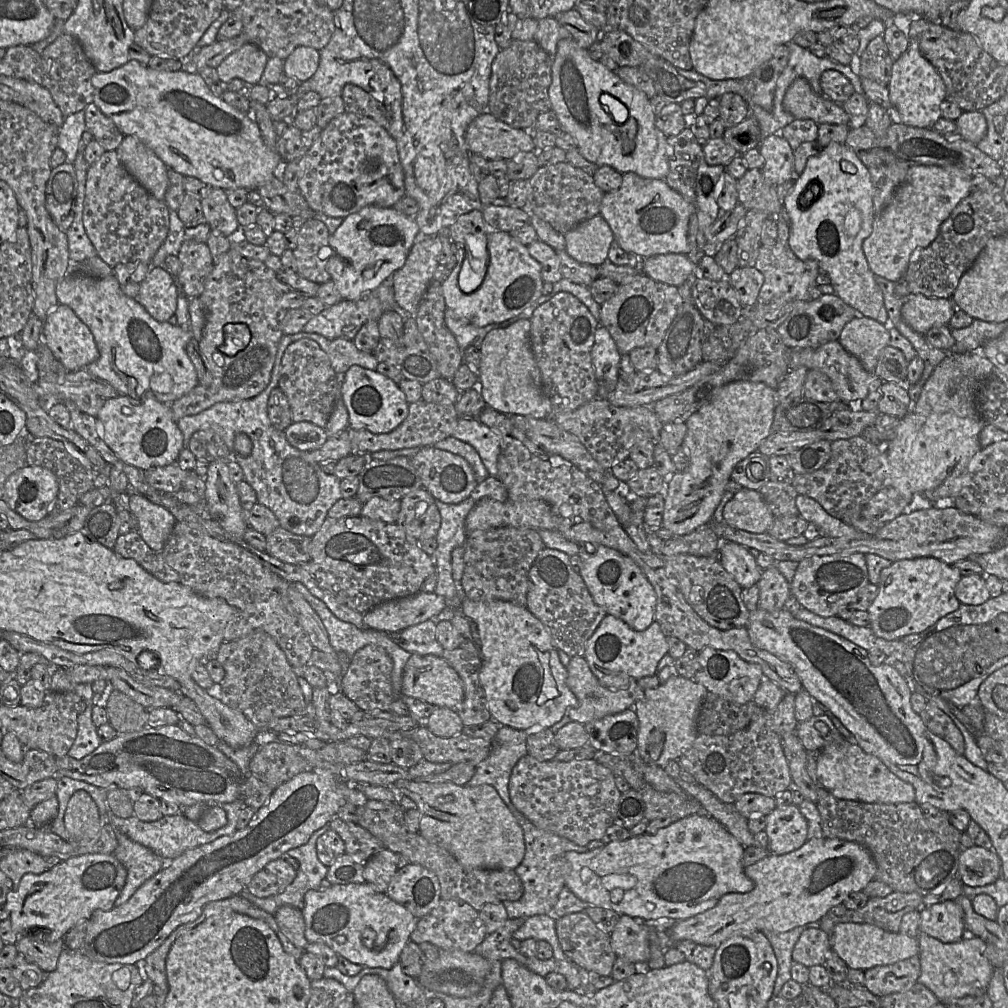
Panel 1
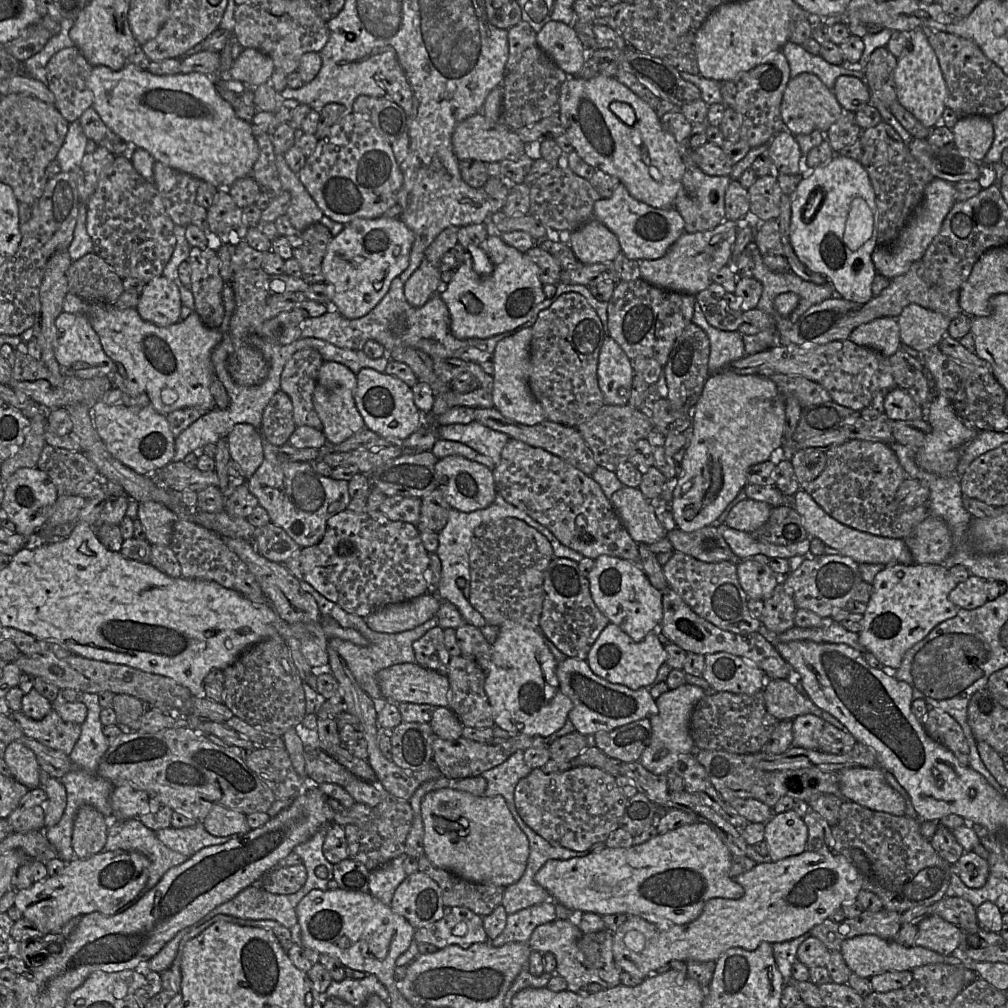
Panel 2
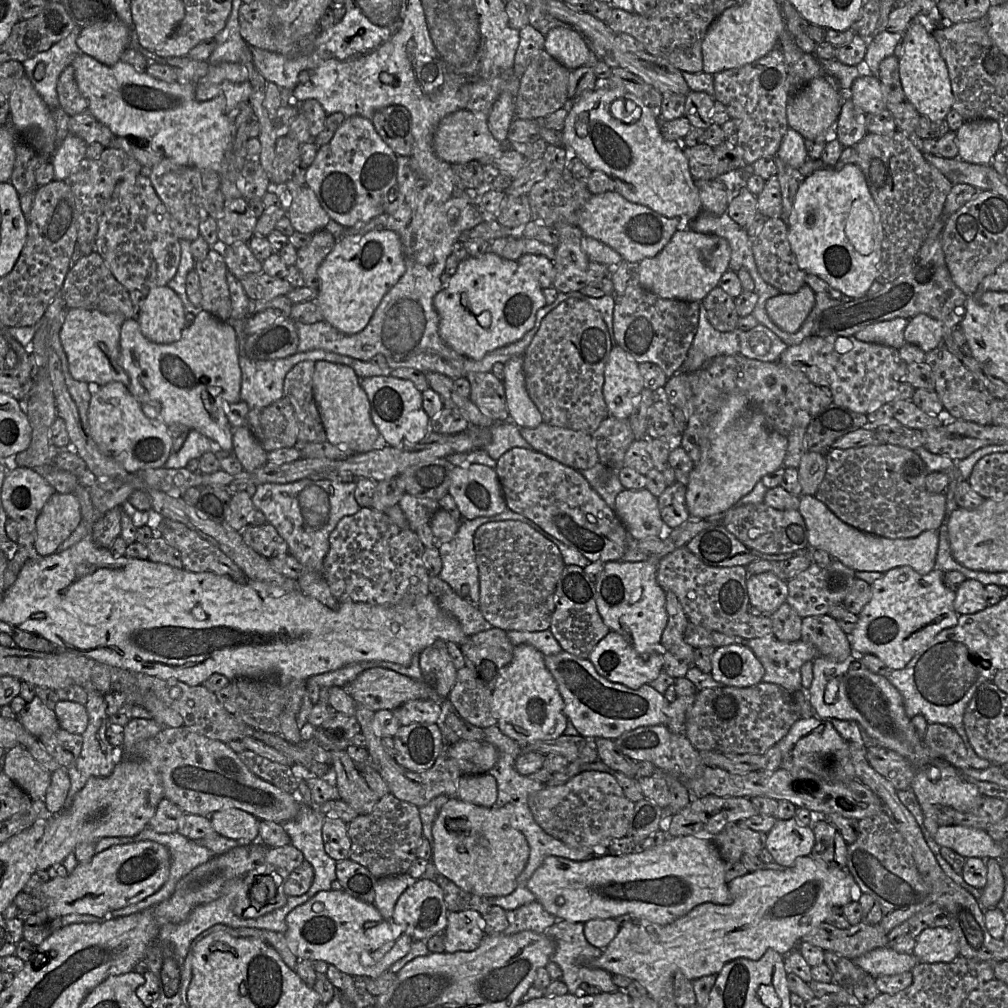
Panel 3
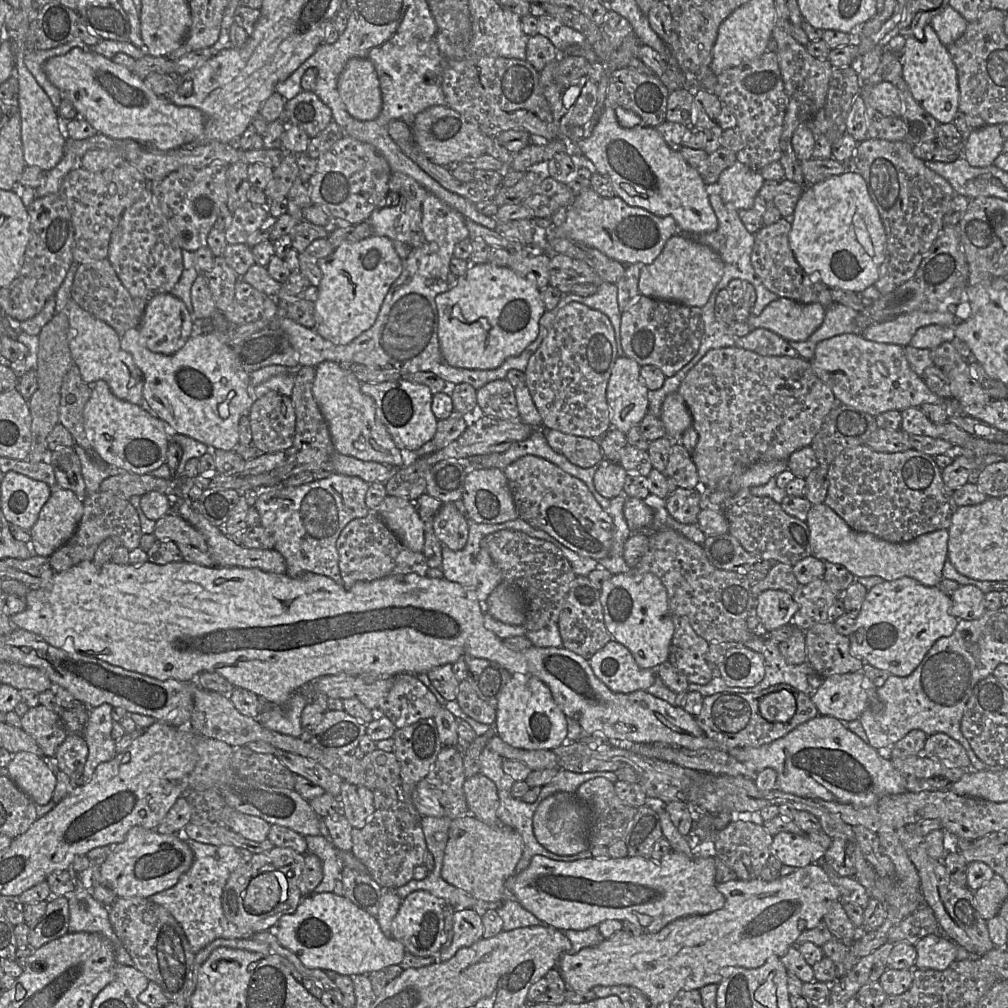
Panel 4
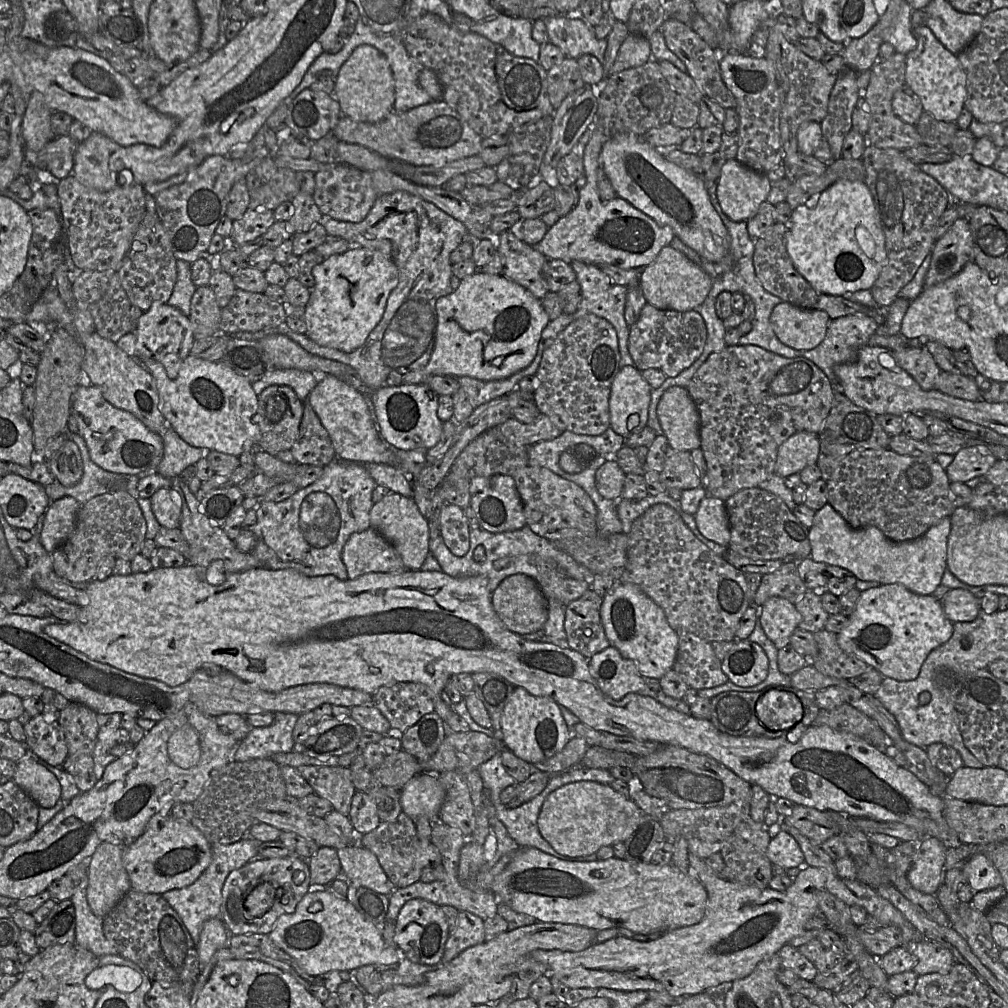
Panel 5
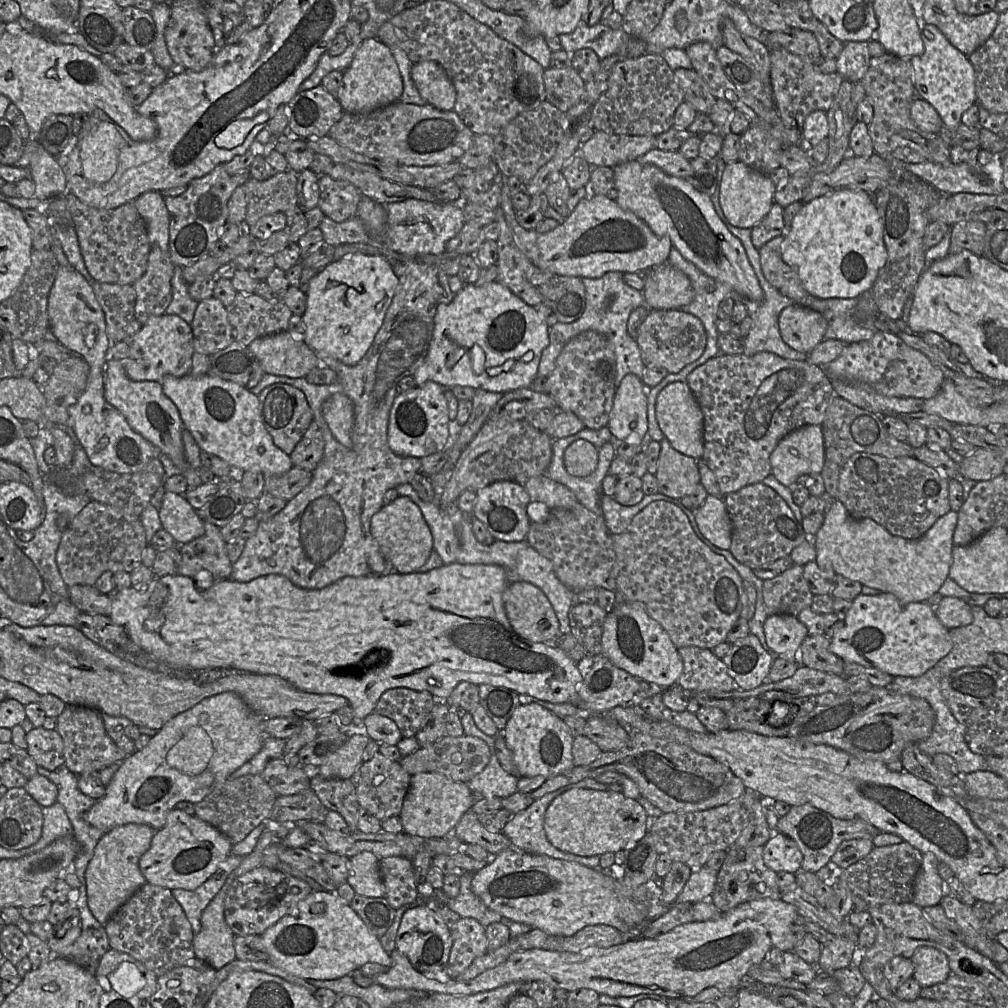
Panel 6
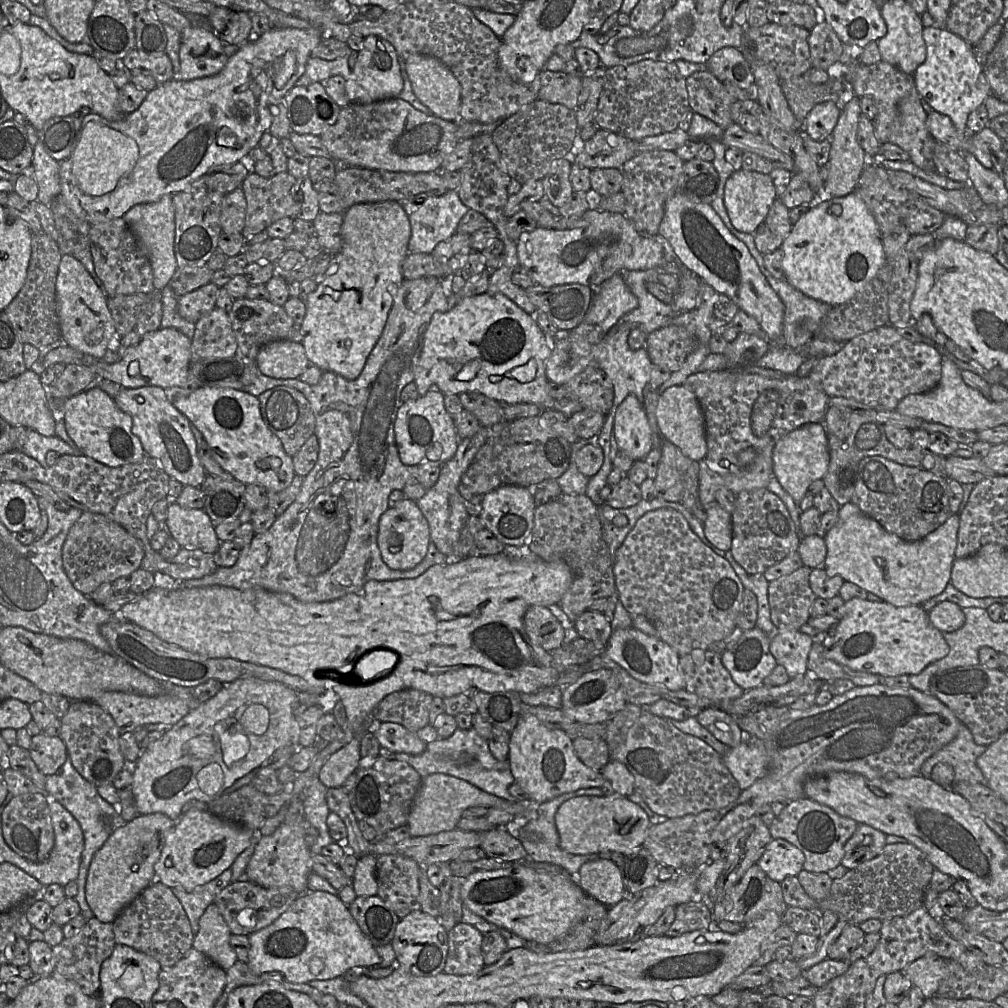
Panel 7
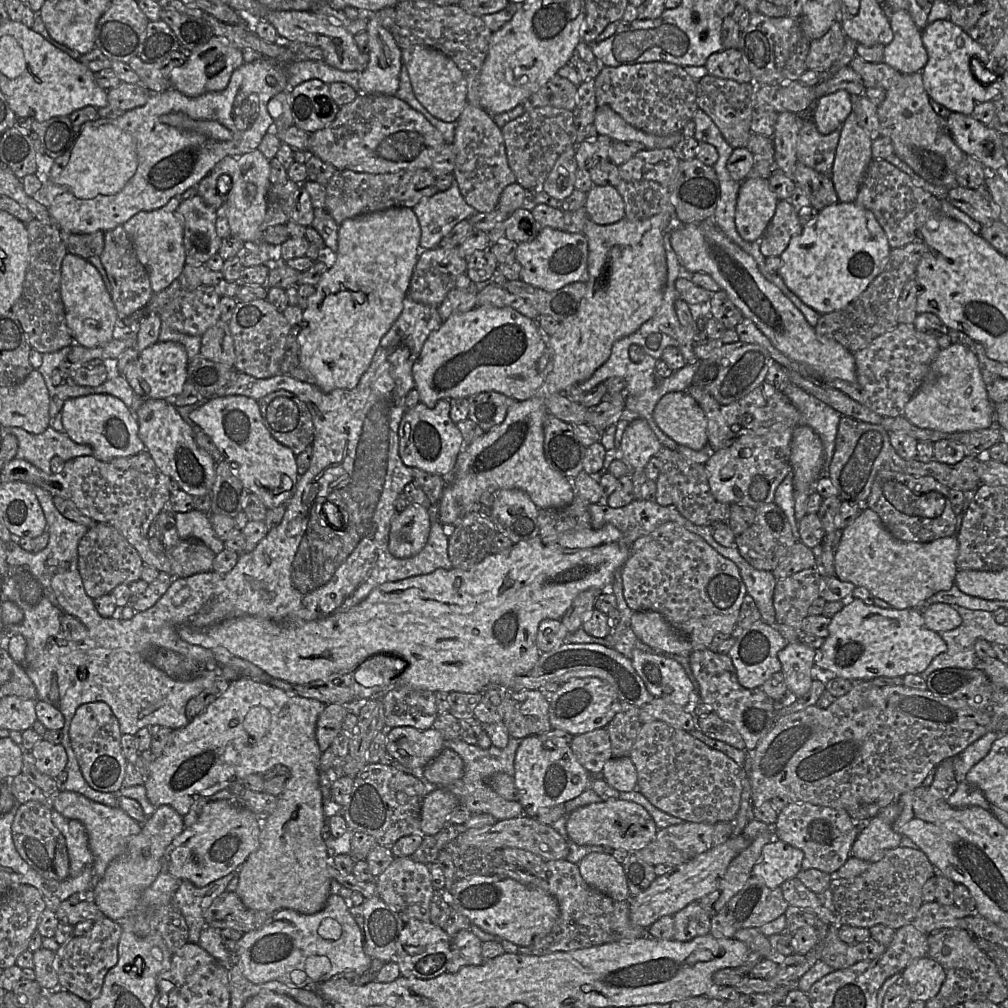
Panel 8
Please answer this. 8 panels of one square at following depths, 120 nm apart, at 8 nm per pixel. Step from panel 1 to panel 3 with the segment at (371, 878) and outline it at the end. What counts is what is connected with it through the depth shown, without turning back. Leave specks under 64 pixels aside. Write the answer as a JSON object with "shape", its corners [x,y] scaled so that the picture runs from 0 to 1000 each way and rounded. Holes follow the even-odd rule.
{"shape":[[[405,866],[374,872],[371,898],[380,911],[389,912],[395,891],[409,877],[410,870]]]}

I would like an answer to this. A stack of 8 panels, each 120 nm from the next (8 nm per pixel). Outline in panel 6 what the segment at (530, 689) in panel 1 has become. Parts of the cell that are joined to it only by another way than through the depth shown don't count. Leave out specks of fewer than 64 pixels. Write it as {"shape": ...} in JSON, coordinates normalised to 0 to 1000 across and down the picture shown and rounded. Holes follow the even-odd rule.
{"shape":[[[534,695],[516,698],[503,715],[500,724],[494,724],[494,727],[499,728],[516,771],[551,770],[559,768],[570,760],[567,749],[569,731],[566,729],[564,721],[557,711],[538,700]]]}

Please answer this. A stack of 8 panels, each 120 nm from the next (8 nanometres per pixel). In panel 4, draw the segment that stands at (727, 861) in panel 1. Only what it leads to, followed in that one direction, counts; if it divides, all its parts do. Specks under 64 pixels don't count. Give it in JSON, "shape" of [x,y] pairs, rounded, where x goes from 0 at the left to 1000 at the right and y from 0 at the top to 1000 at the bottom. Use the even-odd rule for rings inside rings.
{"shape":[[[665,844],[655,853],[648,853],[646,850],[621,849],[619,851],[584,851],[571,853],[567,855],[553,854],[539,848],[530,848],[525,859],[514,867],[509,868],[501,876],[501,889],[507,884],[511,893],[513,893],[522,903],[530,907],[542,918],[561,923],[580,923],[582,921],[593,919],[601,913],[625,914],[631,919],[635,919],[639,926],[652,926],[664,916],[683,909],[701,908],[715,902],[719,897],[719,890],[712,884],[709,871],[709,850],[706,849],[688,849],[683,850],[677,846]]]}

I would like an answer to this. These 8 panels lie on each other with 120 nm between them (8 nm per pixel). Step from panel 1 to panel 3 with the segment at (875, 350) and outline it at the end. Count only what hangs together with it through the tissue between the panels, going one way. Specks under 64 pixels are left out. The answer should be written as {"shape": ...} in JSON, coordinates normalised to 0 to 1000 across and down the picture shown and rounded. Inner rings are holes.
{"shape":[[[887,315],[862,322],[847,333],[852,338],[875,341],[891,347],[899,340],[897,327],[900,321],[899,315]]]}

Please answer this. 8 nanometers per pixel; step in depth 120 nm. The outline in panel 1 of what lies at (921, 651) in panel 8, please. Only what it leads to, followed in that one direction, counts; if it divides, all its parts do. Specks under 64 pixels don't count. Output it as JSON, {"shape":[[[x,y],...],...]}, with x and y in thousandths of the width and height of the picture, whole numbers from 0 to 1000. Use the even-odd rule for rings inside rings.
{"shape":[[[927,553],[885,558],[873,567],[870,591],[860,604],[862,622],[869,631],[879,635],[916,627],[950,604],[953,598],[947,591],[947,582],[953,572],[947,562]]]}

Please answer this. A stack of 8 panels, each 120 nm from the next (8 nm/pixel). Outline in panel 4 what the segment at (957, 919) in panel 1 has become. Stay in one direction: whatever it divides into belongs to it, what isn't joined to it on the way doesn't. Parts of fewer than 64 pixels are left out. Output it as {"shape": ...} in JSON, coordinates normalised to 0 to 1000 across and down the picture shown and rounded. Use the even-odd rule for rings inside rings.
{"shape":[[[934,925],[917,929],[908,940],[911,961],[938,962],[950,952],[950,938]]]}

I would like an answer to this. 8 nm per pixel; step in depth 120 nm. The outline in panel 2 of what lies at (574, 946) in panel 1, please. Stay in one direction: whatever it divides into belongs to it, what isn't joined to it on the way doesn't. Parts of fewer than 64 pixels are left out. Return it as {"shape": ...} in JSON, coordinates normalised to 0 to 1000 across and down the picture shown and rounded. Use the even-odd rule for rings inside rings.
{"shape":[[[603,923],[581,926],[575,929],[573,940],[583,957],[590,961],[594,969],[605,979],[616,976],[613,959],[608,949],[608,927]]]}

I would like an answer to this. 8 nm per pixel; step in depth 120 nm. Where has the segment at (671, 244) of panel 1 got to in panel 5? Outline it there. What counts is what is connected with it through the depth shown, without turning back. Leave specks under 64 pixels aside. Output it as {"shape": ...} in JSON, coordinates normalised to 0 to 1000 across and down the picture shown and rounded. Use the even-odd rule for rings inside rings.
{"shape":[[[589,123],[586,136],[578,149],[581,183],[574,191],[572,202],[545,225],[539,237],[528,245],[544,257],[556,257],[562,261],[576,259],[590,263],[605,262],[618,267],[638,267],[651,258],[658,245],[666,242],[670,231],[665,224],[654,223],[618,196],[595,196],[592,169],[596,147],[602,138],[597,128]]]}

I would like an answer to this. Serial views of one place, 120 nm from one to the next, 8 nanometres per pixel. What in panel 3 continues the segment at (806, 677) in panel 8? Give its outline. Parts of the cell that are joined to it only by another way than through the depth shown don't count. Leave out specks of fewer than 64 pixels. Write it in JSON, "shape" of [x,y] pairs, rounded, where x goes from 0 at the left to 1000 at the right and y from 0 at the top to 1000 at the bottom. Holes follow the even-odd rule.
{"shape":[[[767,567],[743,570],[740,575],[744,599],[757,610],[767,609],[782,591],[781,576],[775,575]]]}

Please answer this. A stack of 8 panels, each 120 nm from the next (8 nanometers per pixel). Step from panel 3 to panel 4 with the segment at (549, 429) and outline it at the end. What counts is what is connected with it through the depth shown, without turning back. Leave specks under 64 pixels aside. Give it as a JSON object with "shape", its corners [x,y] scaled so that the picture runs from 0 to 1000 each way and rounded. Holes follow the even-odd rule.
{"shape":[[[539,425],[539,430],[545,442],[569,461],[584,464],[598,455],[593,436],[562,431],[545,425]]]}

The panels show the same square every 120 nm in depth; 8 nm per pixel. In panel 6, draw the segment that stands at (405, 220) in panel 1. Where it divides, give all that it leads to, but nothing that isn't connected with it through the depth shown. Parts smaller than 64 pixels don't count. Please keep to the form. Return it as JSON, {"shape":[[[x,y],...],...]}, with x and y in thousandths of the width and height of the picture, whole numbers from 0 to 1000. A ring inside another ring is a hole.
{"shape":[[[352,251],[329,259],[308,278],[305,306],[300,313],[303,322],[302,338],[313,349],[322,349],[327,354],[345,362],[353,362],[367,345],[380,321],[396,281],[389,264],[377,254]]]}

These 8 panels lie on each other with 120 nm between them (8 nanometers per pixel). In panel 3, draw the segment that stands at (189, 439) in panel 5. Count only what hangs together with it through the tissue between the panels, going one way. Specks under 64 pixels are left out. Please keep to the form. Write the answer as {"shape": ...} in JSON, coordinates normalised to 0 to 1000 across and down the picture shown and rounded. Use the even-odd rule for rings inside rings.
{"shape":[[[198,309],[193,313],[192,319],[186,323],[182,329],[180,335],[170,341],[156,341],[145,336],[139,328],[139,323],[135,316],[124,316],[119,327],[119,361],[128,374],[128,388],[136,396],[139,401],[146,401],[156,407],[156,416],[162,418],[165,422],[181,421],[186,423],[188,427],[194,427],[210,438],[215,438],[220,446],[224,448],[230,447],[230,423],[225,415],[225,404],[230,400],[235,400],[239,397],[239,366],[236,358],[235,337],[232,325],[223,318],[219,318],[210,313],[205,309]]]}

